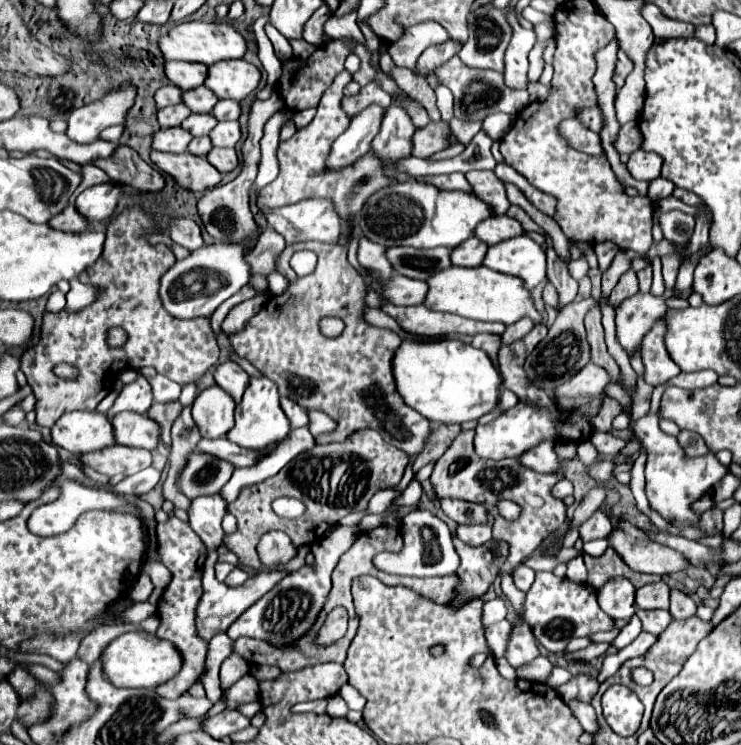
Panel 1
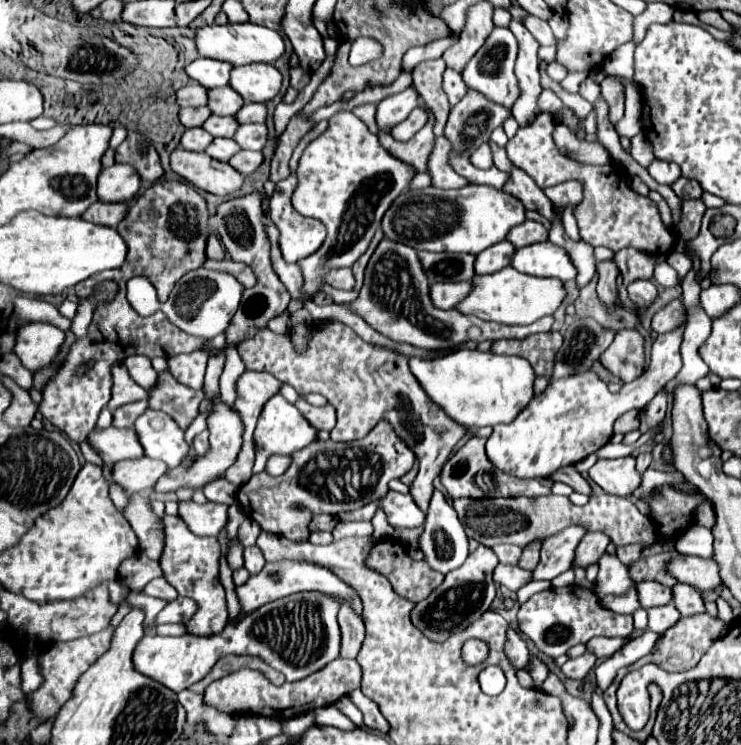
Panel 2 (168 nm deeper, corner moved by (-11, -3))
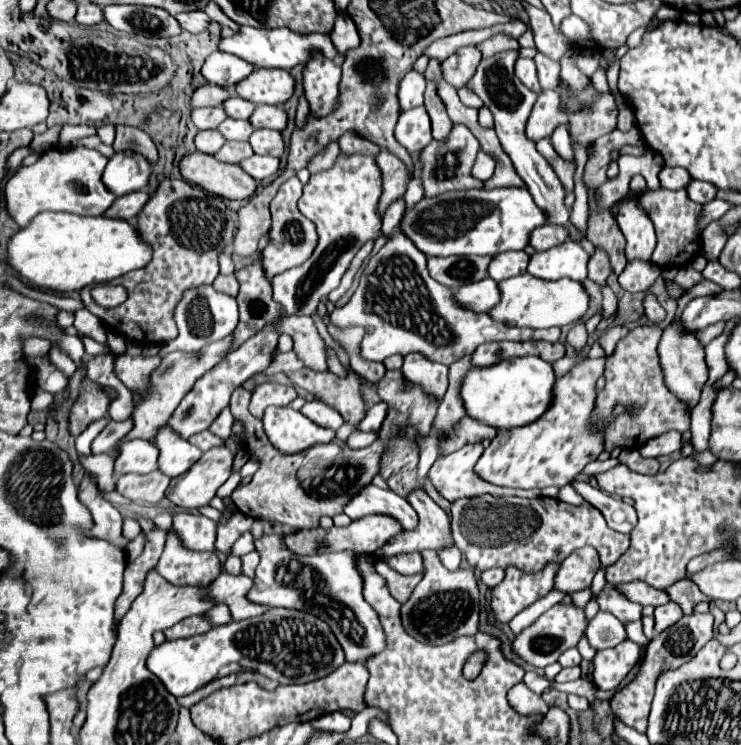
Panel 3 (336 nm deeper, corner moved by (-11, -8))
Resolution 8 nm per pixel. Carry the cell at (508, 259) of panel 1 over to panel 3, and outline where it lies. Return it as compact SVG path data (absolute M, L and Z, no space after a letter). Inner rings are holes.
M565 241L541 253L533 253L527 265L527 273L539 279L575 279L583 281L587 277L587 253L579 243Z

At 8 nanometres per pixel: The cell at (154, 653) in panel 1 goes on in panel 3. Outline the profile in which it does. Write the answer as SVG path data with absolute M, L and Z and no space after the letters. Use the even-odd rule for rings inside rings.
M277 607L267 609L257 617L213 627L195 637L165 641L153 647L147 657L147 669L157 675L165 683L165 689L175 697L189 695L213 679L245 669L257 671L281 685L289 685L321 679L343 663L343 647L323 619L309 615L307 611Z

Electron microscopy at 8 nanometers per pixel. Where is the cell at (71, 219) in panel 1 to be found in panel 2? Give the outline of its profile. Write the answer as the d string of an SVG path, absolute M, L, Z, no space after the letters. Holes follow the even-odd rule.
M95 202L95 206L91 206L83 218L89 220L89 222L95 222L95 224L101 224L101 226L111 226L115 228L127 214L129 210L129 202Z

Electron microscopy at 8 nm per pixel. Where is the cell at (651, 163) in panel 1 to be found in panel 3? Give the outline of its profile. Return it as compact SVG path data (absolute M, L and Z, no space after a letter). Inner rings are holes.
M663 167L659 173L659 181L661 181L661 187L677 191L677 189L687 187L691 177L683 167Z

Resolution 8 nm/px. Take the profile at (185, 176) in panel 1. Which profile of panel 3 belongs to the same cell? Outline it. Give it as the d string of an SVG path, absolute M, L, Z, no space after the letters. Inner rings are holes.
M199 151L185 155L179 161L179 171L185 181L225 199L249 199L257 189L257 181L239 165L221 163L213 155Z

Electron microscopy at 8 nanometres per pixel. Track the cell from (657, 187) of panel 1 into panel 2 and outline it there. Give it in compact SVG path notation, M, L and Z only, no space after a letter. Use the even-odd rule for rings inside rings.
M681 176L671 188L673 188L675 194L677 194L679 198L683 198L683 200L701 198L701 194L703 194L703 188L699 188L699 182L689 180L689 178L683 178L683 176Z

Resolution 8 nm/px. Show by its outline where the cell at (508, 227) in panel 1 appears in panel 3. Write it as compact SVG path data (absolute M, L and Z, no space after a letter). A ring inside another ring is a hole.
M543 225L537 227L531 237L529 237L529 245L535 251L545 251L551 249L555 245L561 245L563 241L567 241L567 231L563 231L563 227L551 227L551 225Z

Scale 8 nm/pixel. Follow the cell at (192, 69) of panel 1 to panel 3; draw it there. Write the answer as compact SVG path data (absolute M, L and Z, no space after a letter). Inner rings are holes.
M215 51L213 55L207 57L207 61L203 63L201 75L205 77L207 83L211 85L219 85L219 87L229 87L233 89L241 79L245 79L255 67L251 67L251 63L235 57L235 55L227 55L223 51Z

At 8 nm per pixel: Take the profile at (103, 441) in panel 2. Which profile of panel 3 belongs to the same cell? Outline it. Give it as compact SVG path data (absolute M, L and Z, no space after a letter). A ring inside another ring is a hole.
M131 439L119 445L115 457L115 475L151 473L155 469L157 469L157 451L151 441Z

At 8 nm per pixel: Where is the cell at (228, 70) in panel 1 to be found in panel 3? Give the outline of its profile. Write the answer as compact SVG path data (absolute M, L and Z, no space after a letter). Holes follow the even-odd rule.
M255 69L249 77L235 85L239 97L255 105L283 105L293 95L293 77L285 69Z

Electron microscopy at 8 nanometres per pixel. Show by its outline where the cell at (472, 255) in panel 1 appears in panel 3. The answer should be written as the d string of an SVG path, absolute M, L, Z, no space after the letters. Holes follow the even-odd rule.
M505 251L503 255L495 255L491 259L487 273L491 279L495 279L499 283L503 279L525 273L527 259L529 259L529 255L525 251Z

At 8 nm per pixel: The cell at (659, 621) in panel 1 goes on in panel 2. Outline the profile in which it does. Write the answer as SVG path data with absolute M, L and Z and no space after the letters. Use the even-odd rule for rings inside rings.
M669 602L667 606L659 606L659 608L649 608L649 630L653 630L655 634L663 634L669 626L673 626L679 620L679 610L673 606L673 602Z

